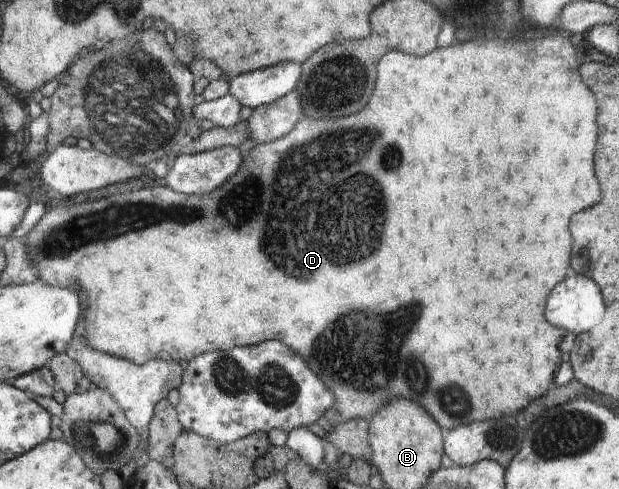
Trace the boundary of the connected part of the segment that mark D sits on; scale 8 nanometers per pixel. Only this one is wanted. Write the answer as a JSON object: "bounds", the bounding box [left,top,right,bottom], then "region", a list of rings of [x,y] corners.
{"bounds":[27,34,601,431],"region":[[[550,34],[544,38],[535,39],[516,39],[505,40],[501,42],[501,38],[491,38],[491,40],[475,40],[475,42],[467,42],[467,40],[457,40],[448,47],[437,47],[433,52],[423,56],[409,55],[407,53],[395,51],[390,52],[389,55],[383,56],[383,64],[379,64],[379,84],[374,84],[375,100],[371,100],[371,104],[367,104],[367,108],[363,108],[363,112],[357,112],[355,116],[347,116],[343,120],[311,120],[304,116],[298,120],[297,126],[289,135],[282,139],[274,140],[269,143],[258,143],[248,146],[246,158],[246,166],[242,171],[239,171],[237,176],[230,179],[223,184],[217,191],[211,192],[210,195],[197,196],[187,195],[185,193],[175,192],[169,190],[168,186],[143,186],[139,190],[131,190],[121,192],[108,191],[102,199],[95,199],[81,204],[69,204],[61,202],[55,206],[51,206],[51,210],[45,214],[35,228],[27,235],[27,244],[30,244],[31,258],[38,265],[41,279],[47,284],[59,285],[61,288],[69,286],[81,286],[83,290],[87,290],[89,294],[89,310],[85,312],[85,336],[91,348],[100,350],[111,356],[124,358],[130,360],[133,364],[144,365],[150,360],[193,360],[199,354],[213,352],[213,350],[229,350],[239,346],[253,346],[259,342],[265,342],[269,338],[273,340],[283,340],[283,344],[295,348],[295,352],[299,352],[299,356],[303,356],[303,360],[307,360],[307,364],[311,364],[311,368],[315,368],[315,372],[319,372],[318,376],[323,376],[326,384],[331,384],[331,392],[338,397],[338,403],[335,404],[335,410],[339,414],[338,420],[347,421],[359,418],[368,419],[377,414],[379,408],[389,403],[393,398],[407,398],[407,400],[415,401],[415,404],[423,404],[423,408],[427,408],[427,412],[438,421],[439,425],[445,431],[453,430],[462,424],[469,424],[473,420],[495,420],[499,416],[507,416],[507,414],[517,414],[519,410],[523,410],[531,400],[543,396],[549,388],[553,388],[555,382],[555,372],[559,370],[561,364],[561,350],[559,344],[563,340],[563,336],[567,334],[564,328],[557,328],[551,326],[545,320],[545,300],[551,292],[551,288],[561,282],[567,274],[569,268],[569,260],[571,260],[571,234],[569,234],[569,218],[589,206],[599,204],[601,200],[601,190],[599,190],[599,182],[593,174],[593,154],[595,154],[595,146],[597,146],[597,102],[593,92],[581,82],[579,72],[577,72],[577,60],[575,60],[575,48],[571,46],[571,42],[563,36],[557,34]]]}

